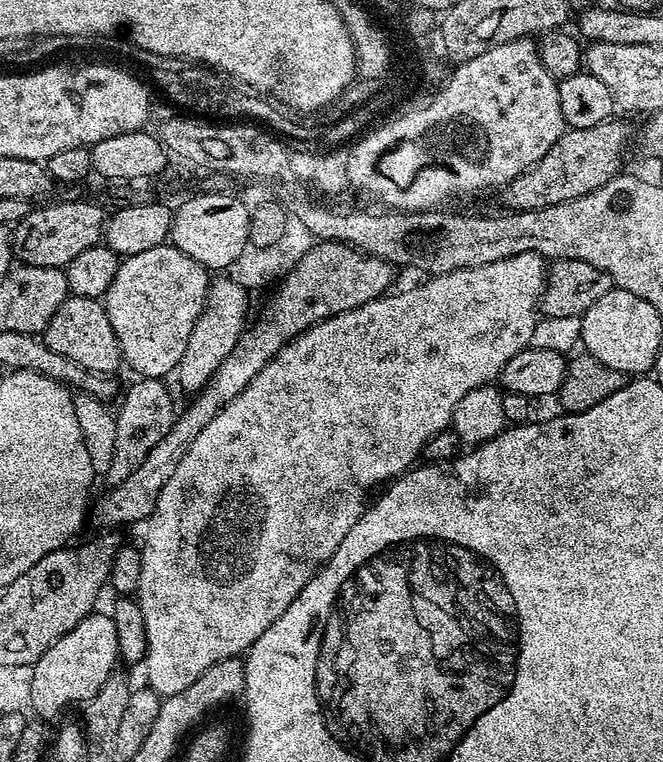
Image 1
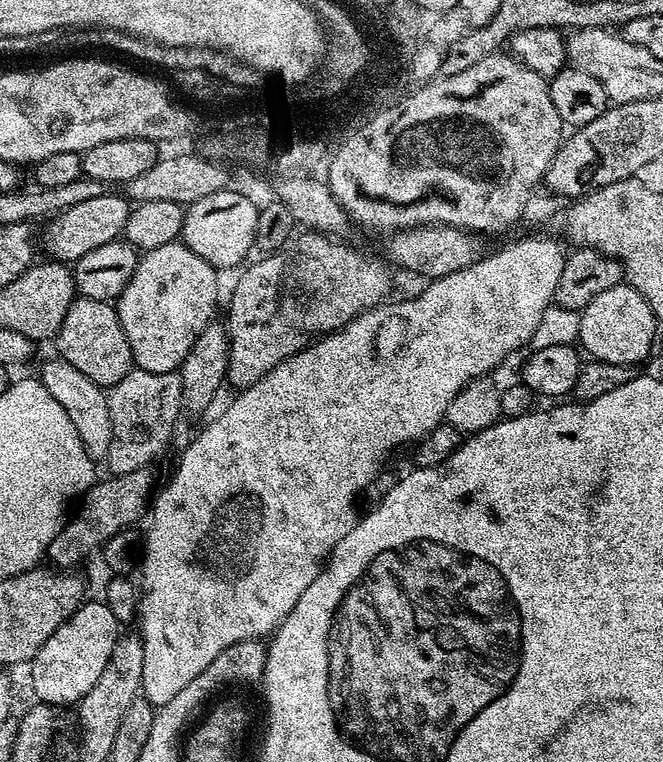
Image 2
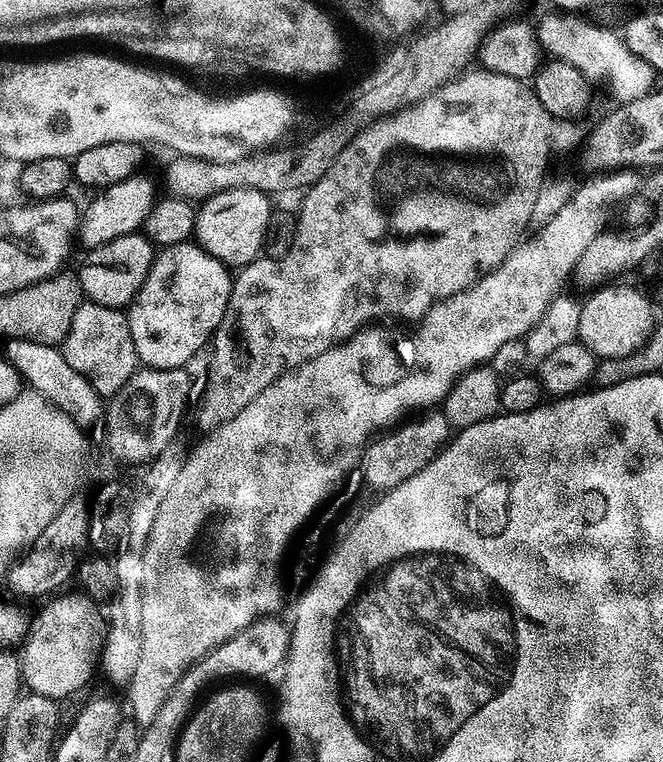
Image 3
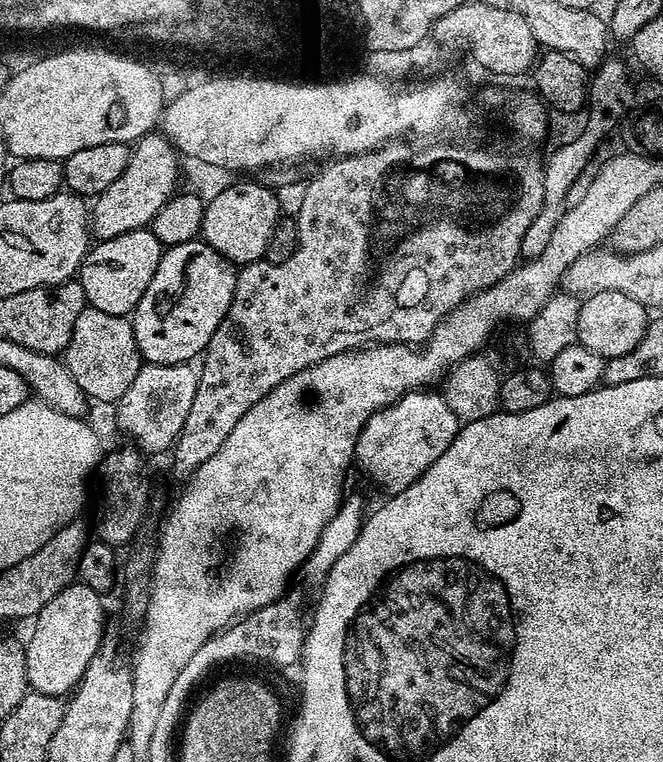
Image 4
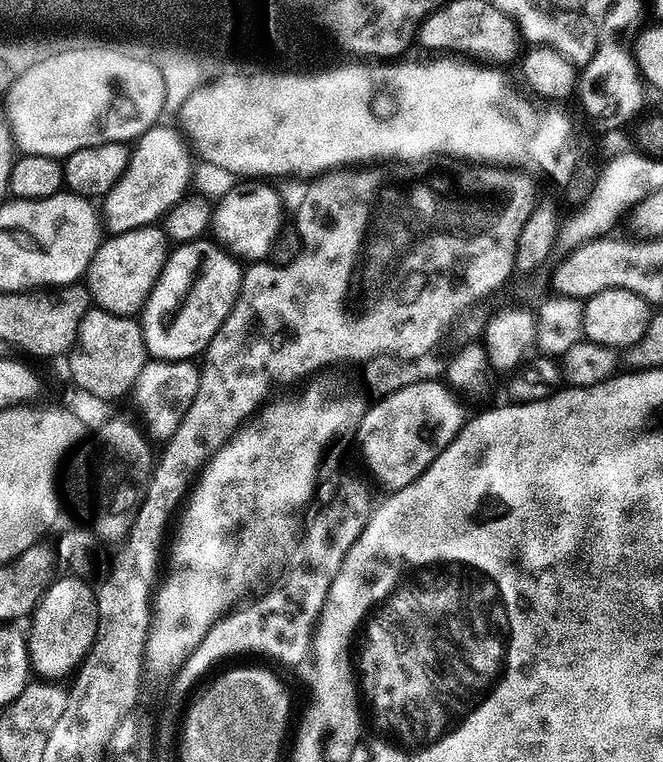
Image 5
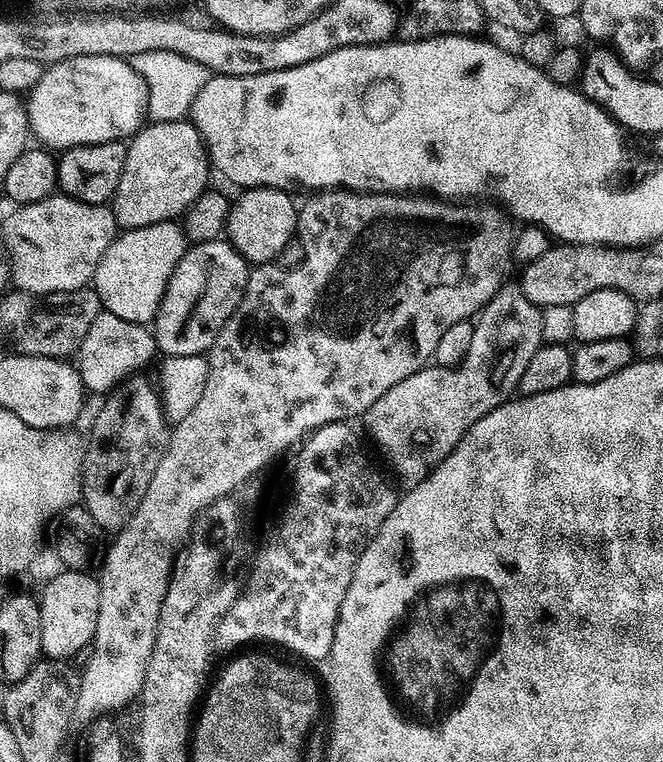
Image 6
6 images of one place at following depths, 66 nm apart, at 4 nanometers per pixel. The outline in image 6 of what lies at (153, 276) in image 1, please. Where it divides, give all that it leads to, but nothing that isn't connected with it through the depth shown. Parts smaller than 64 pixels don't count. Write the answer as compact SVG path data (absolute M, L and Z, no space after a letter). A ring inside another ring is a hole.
M227 239L192 244L178 266L174 266L174 274L170 274L156 319L150 325L157 349L164 356L199 356L207 353L222 326L226 326L234 310L238 310L249 271L248 261L238 255Z

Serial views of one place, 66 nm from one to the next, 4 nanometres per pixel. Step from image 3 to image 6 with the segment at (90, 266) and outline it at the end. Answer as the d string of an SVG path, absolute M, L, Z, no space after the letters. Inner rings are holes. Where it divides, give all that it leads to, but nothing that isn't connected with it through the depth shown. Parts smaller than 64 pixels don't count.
M176 220L121 231L110 242L106 254L102 254L96 273L92 275L91 287L98 294L101 309L126 318L126 322L151 325L170 282L170 274L174 274L174 266L178 266L185 251L184 230Z

